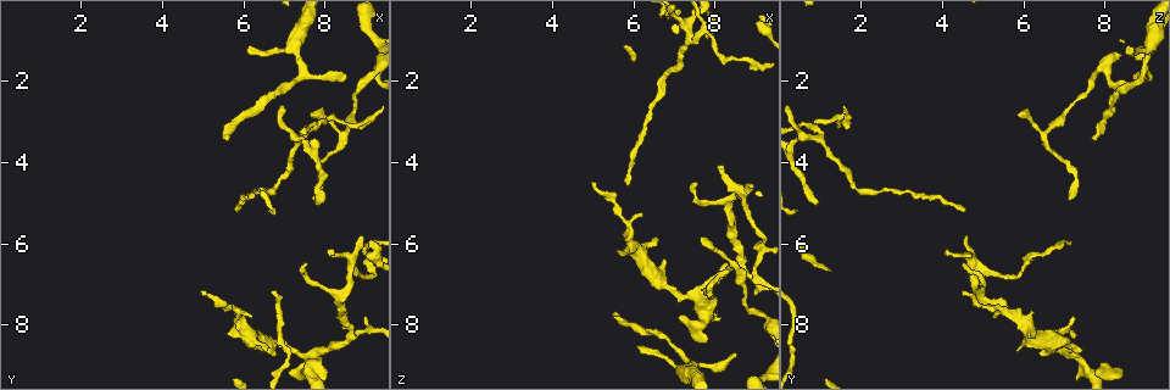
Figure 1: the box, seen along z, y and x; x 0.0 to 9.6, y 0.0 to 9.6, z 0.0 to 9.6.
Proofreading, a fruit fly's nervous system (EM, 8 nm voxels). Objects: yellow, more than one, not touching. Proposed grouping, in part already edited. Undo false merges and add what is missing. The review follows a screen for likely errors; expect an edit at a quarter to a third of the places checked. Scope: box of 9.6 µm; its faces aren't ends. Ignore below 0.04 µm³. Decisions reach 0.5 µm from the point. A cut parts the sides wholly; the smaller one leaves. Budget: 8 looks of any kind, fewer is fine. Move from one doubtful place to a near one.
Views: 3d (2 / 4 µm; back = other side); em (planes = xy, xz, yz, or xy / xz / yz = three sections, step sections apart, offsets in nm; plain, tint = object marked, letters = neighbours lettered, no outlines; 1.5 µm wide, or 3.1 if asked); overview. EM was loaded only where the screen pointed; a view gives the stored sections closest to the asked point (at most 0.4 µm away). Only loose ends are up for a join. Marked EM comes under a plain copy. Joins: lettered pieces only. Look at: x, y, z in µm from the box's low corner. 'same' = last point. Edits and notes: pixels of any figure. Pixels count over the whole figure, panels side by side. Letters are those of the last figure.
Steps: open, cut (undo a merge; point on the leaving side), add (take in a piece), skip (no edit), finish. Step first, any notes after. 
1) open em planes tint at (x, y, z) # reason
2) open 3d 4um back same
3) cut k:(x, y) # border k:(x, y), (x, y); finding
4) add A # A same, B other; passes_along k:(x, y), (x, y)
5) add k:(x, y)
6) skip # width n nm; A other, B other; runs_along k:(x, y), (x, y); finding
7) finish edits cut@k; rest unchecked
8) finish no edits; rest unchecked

open em planes letters at (9.10, 1.85, 7.80) # two arms in line, one across

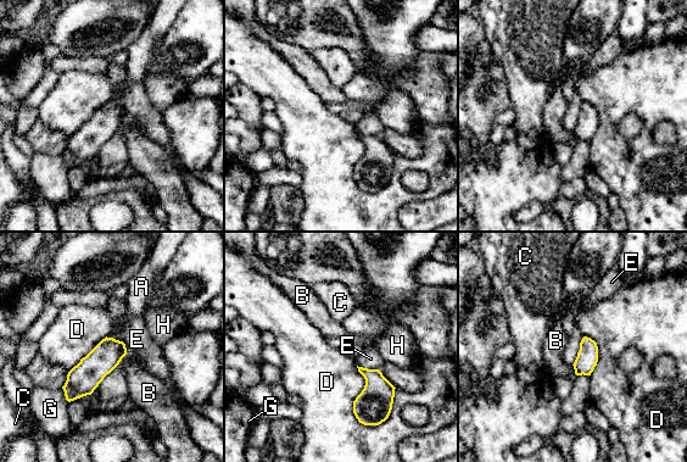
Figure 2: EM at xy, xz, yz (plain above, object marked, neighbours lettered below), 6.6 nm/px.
skip # width 140 nm; A other, B other, C other, D other, E other, G other, H other; border 2:(356, 366), (353, 415), (378, 426); continuous, no second cell

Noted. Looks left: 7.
open em planes letters at (8.65, 8.35, 6.50) # a fork

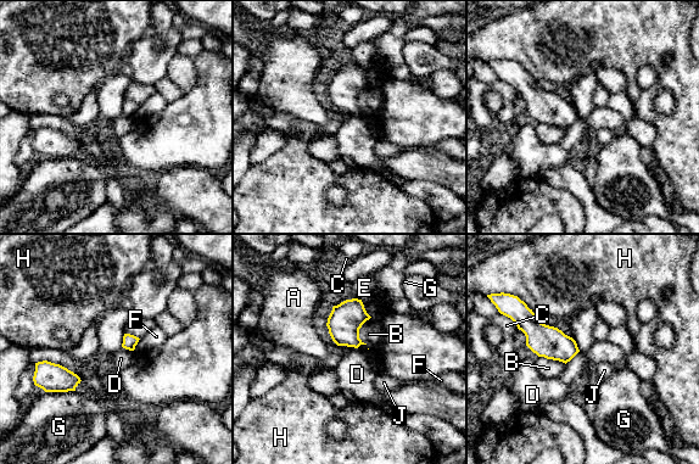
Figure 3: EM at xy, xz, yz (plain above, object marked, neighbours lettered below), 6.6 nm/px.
skip # longest_contact H 260 nm; A other, B other, C other, D other, E other, F other, G other, H other, J other; all the same cell

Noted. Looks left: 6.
open 3d 2um at (5.00, 7.20, 4.45) # tapers out

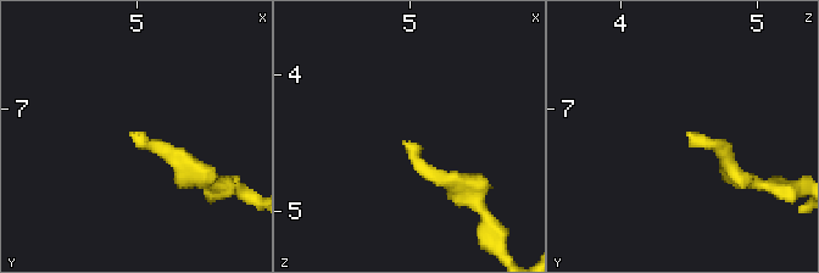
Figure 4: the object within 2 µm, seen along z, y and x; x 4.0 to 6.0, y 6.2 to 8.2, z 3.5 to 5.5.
open em xz step 8 letters at (4.96, 7.16, 4.50)

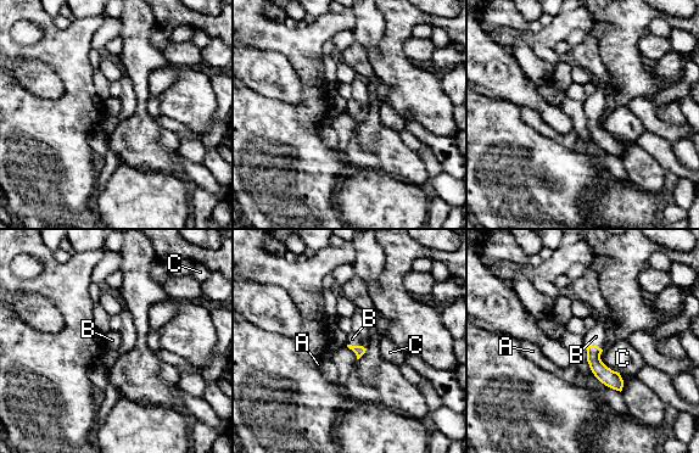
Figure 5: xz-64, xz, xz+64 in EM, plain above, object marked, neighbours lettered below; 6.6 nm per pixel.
add B # A other, B same, C other; it goes on there

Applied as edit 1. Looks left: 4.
finish edits add@5; rest unchecked

